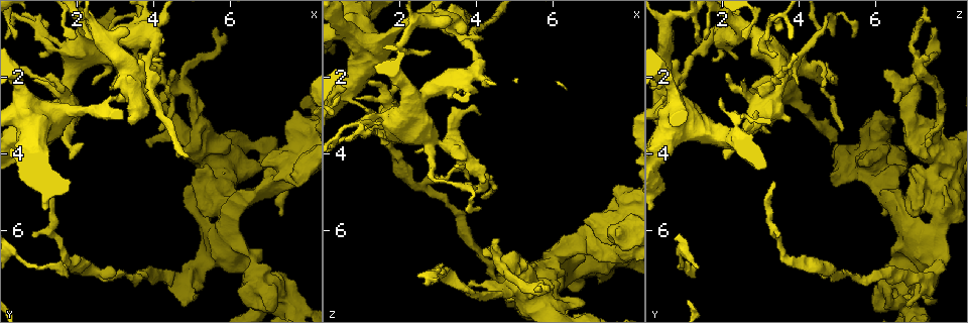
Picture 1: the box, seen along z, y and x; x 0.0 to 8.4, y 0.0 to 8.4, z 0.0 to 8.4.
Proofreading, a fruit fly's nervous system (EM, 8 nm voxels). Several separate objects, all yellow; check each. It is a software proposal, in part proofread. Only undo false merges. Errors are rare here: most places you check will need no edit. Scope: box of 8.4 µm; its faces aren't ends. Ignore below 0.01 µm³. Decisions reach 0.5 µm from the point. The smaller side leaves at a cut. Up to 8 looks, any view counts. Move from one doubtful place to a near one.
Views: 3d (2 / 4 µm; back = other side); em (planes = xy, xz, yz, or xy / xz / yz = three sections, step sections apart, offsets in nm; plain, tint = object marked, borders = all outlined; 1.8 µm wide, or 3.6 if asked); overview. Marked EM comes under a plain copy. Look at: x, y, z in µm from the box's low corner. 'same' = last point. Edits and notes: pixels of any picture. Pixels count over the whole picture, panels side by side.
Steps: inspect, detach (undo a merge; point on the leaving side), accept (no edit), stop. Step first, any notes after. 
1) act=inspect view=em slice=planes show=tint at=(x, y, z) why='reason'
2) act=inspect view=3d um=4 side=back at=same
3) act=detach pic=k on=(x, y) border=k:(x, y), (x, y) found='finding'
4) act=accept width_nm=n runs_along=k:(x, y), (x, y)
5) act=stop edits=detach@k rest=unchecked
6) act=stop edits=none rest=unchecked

act=inspect view=3d um=2 at=(1.05, 0.80, 3.20) why='sharp bend'

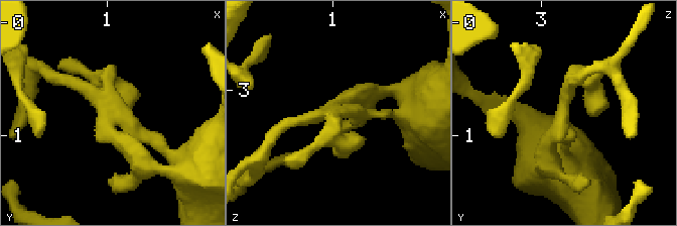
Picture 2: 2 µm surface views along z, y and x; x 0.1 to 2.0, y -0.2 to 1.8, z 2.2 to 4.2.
act=inspect view=em um=3.6 slice=planes show=tint at=(1.04, 0.78, 3.18)

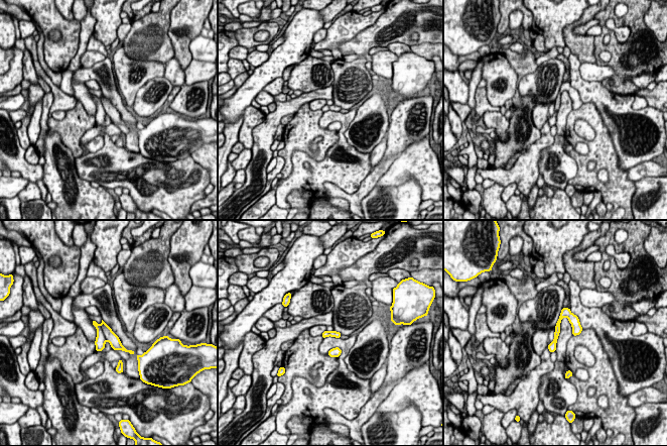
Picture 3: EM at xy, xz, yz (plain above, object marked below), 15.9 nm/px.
act=accept width_nm=100 runs_along=3:(566, 310), (558, 322), (551, 348) found='continuous, no second neuron'

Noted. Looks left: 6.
act=inspect view=3d um=2 at=(5.70, 1.25, 7.55) why='abrupt turn'

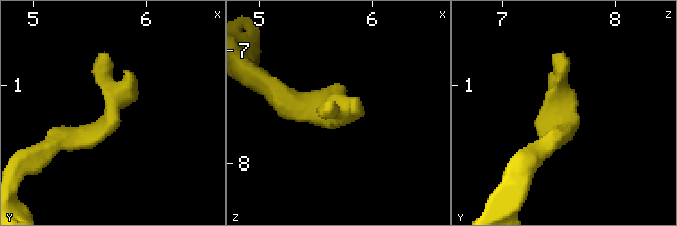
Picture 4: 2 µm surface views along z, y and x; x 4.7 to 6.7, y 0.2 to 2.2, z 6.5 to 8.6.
act=inspect view=em slice=xz step=8 show=tint at=(5.68, 1.22, 7.52) why='now the EM'

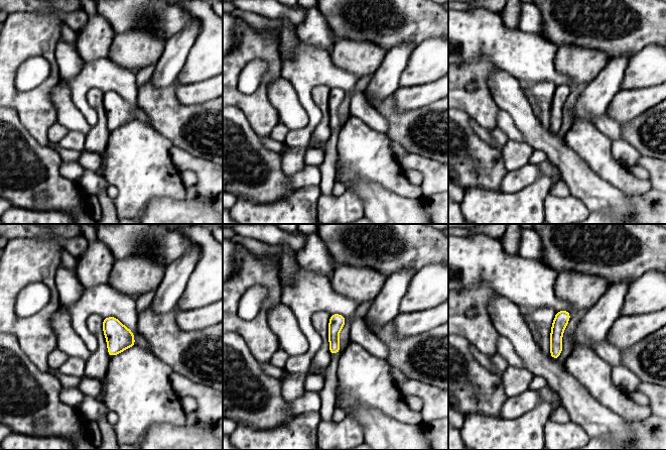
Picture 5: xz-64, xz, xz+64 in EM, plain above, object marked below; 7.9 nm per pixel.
act=accept runs_along=5:(564, 313), (556, 332), (554, 355) found='continuous, no second neuron'

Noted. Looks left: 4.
act=inspect view=em slice=planes show=tint at=(6.55, 7.25, 6.75) why='abrupt turn'

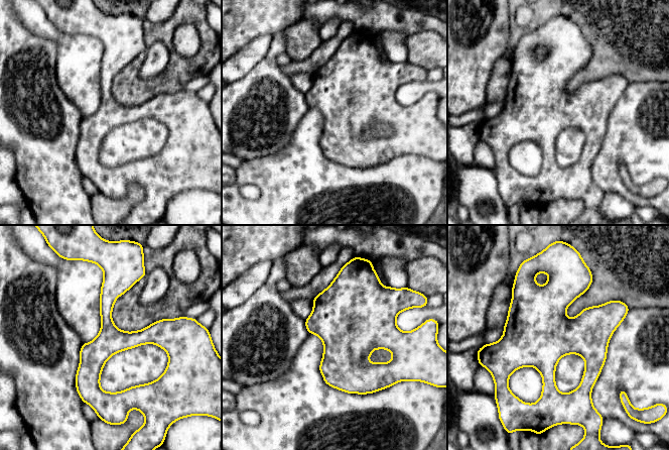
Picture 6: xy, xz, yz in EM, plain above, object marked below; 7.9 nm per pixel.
act=accept found='one neuron here'

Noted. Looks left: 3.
act=stop edits=none rest=unchecked

